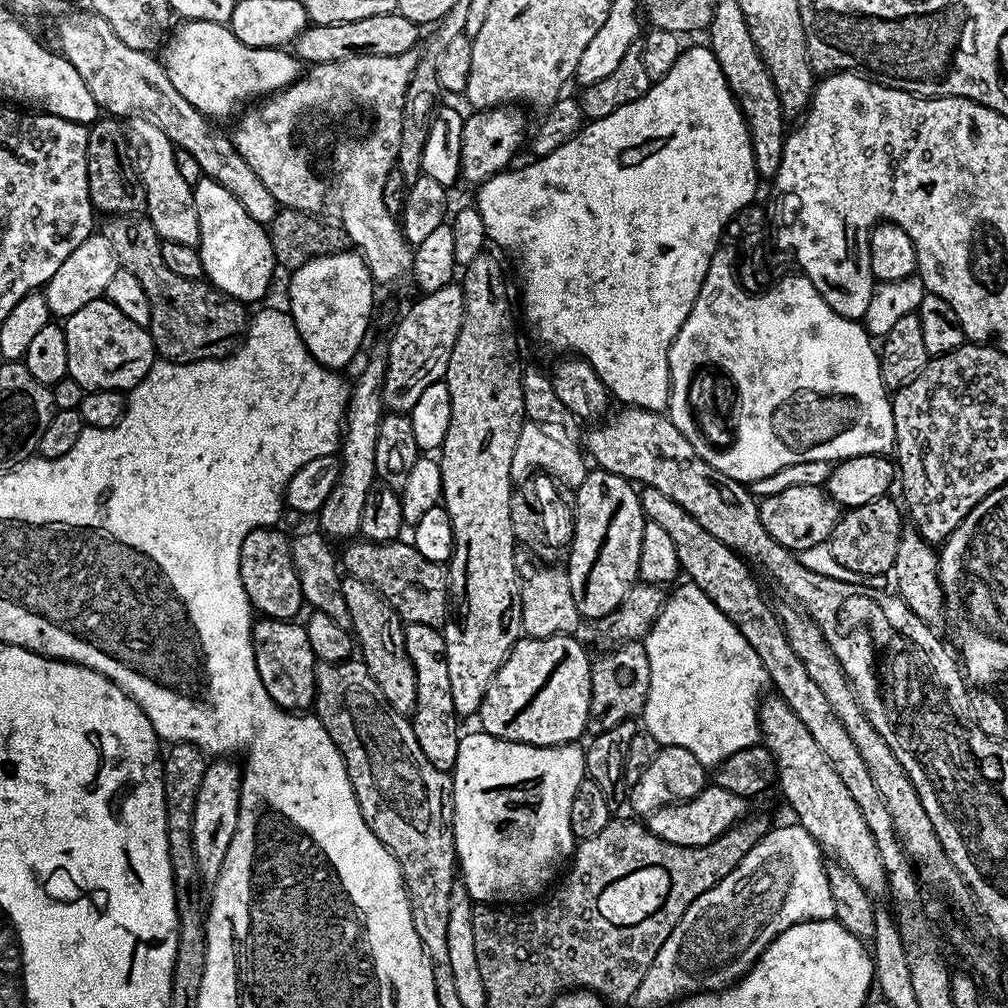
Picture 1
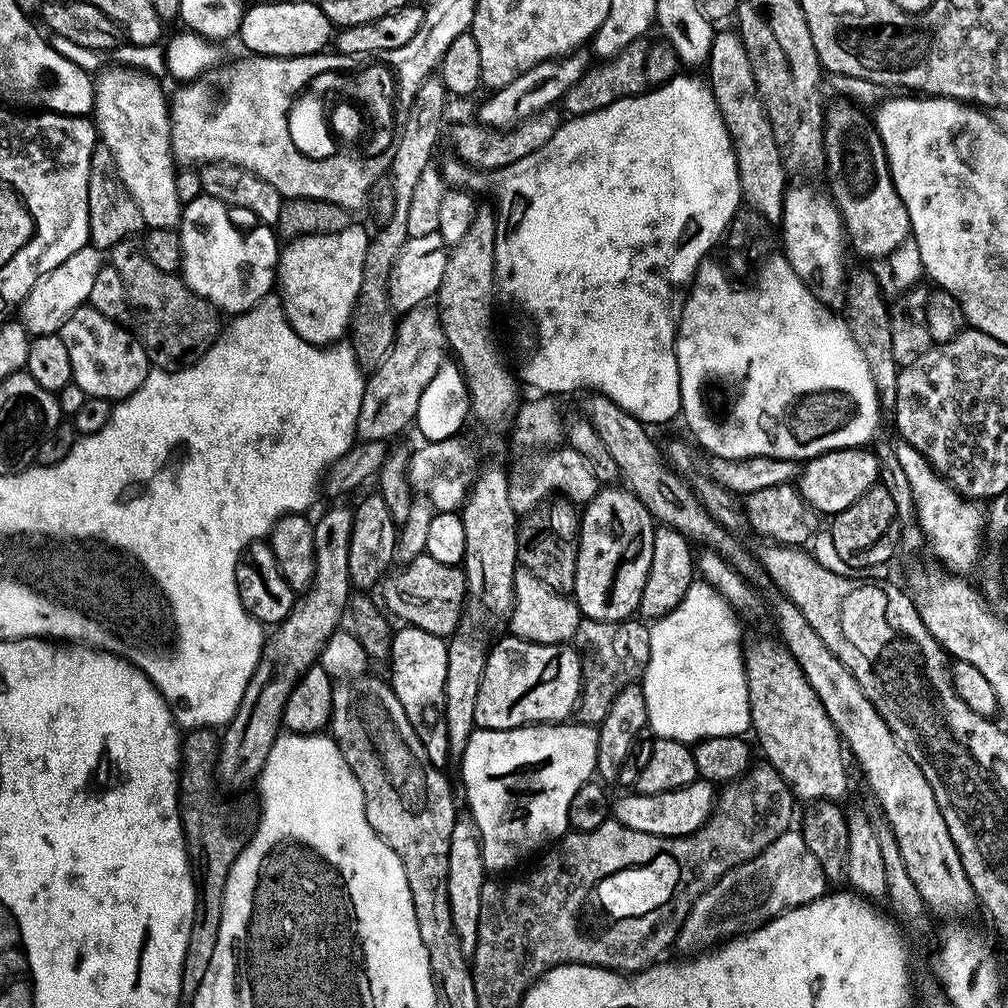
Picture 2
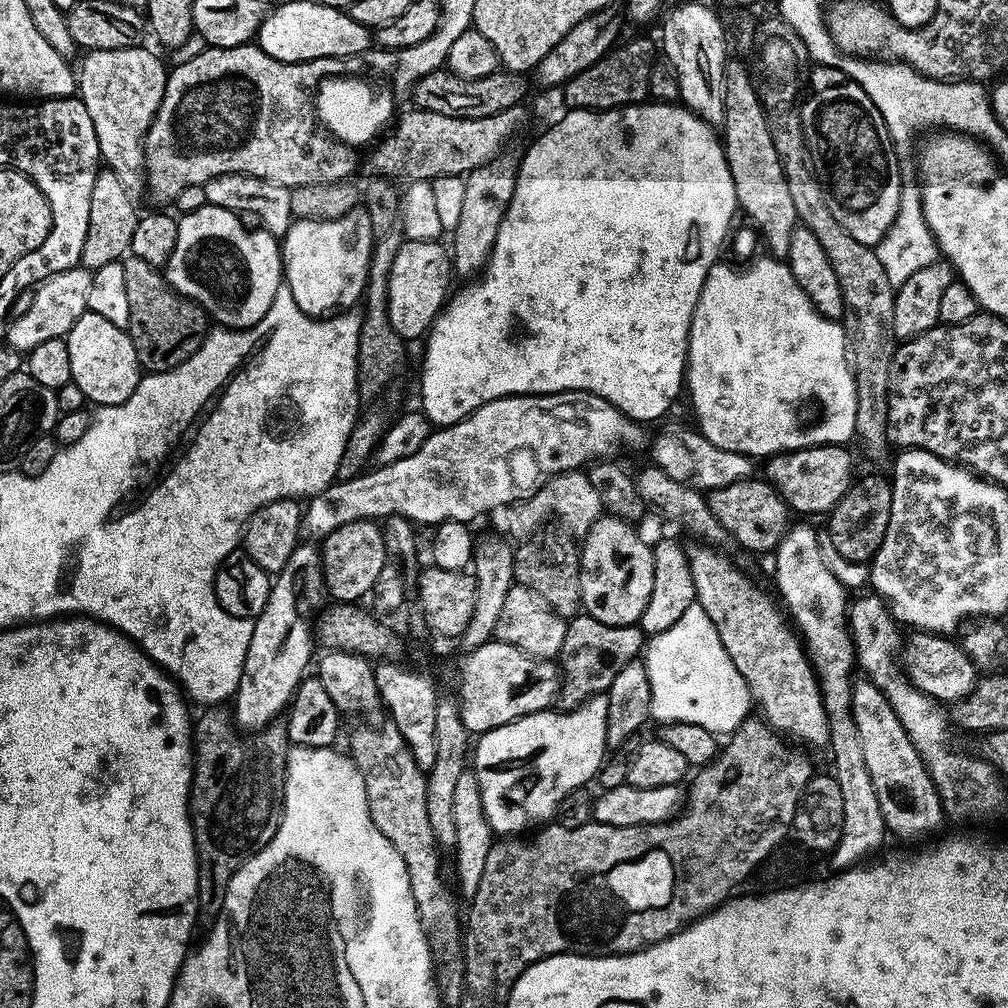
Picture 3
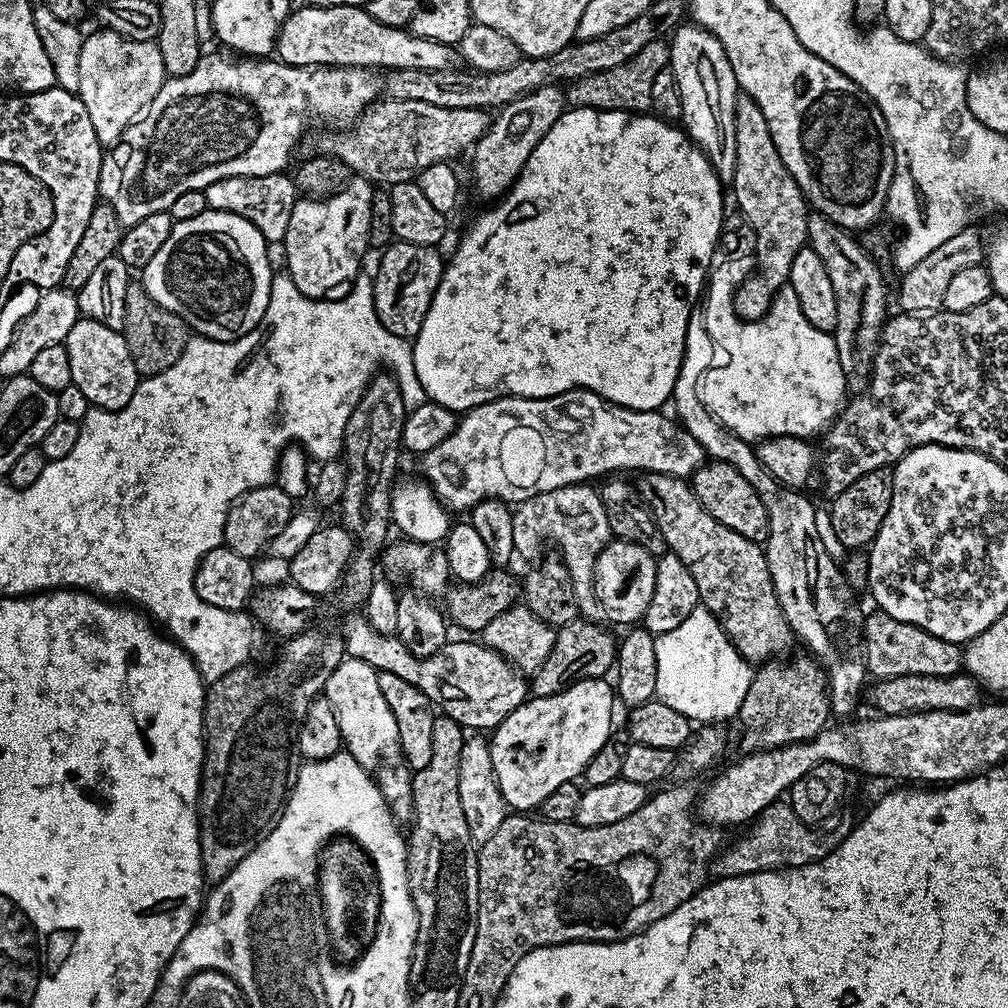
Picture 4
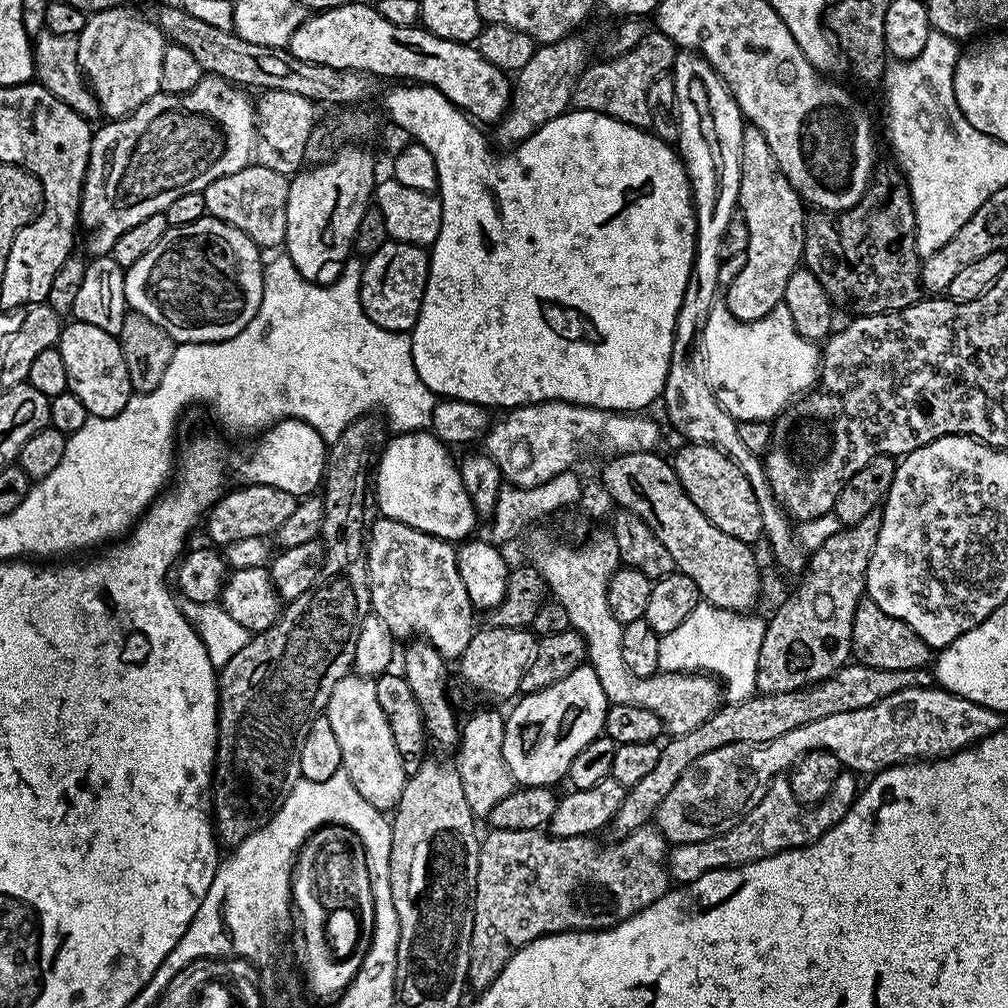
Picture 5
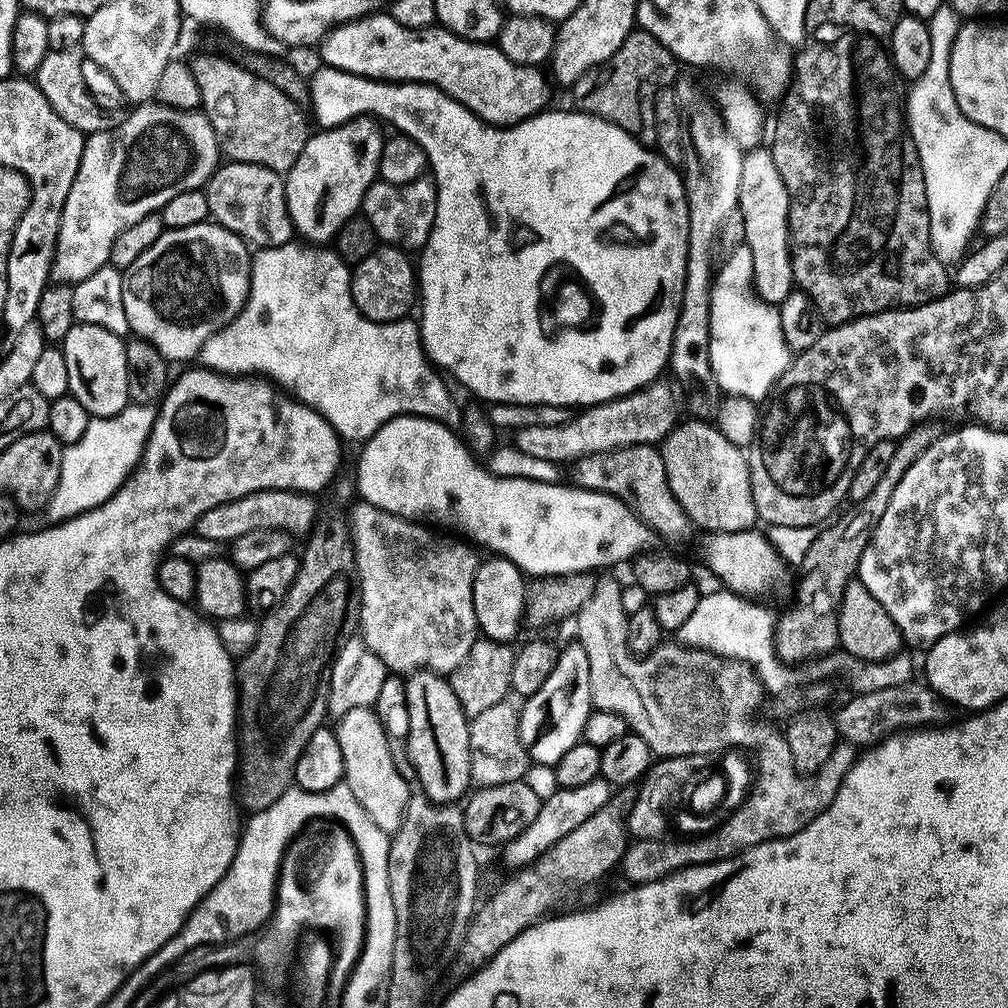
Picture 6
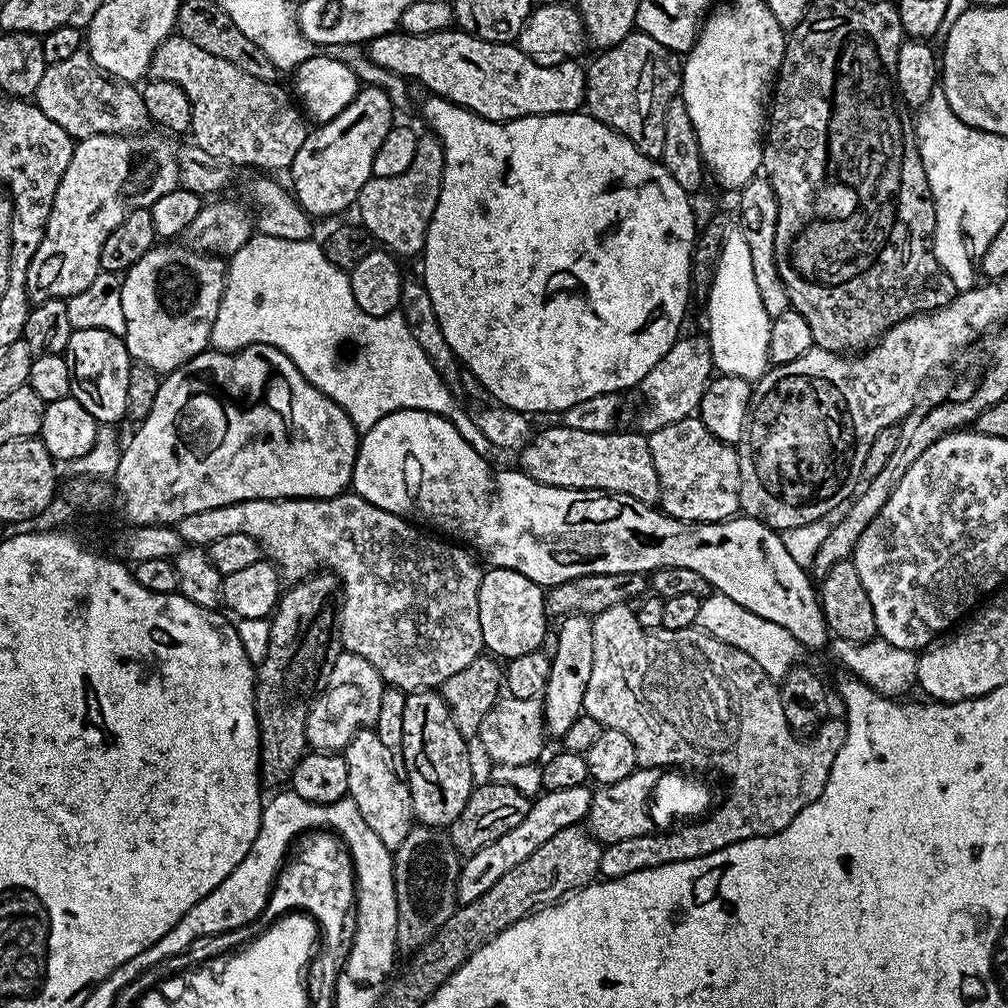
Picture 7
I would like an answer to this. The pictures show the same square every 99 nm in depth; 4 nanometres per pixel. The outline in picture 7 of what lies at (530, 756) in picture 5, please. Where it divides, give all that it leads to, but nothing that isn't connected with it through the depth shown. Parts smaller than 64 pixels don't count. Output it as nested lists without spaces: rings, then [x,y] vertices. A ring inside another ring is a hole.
[[[566,616],[559,621],[560,629],[555,629],[556,652],[551,653],[552,665],[550,666],[550,682],[546,686],[542,703],[544,705],[544,727],[549,737],[563,738],[566,730],[574,726],[574,722],[582,715],[586,682],[590,682],[590,670],[594,670],[594,630],[592,621],[587,616]]]

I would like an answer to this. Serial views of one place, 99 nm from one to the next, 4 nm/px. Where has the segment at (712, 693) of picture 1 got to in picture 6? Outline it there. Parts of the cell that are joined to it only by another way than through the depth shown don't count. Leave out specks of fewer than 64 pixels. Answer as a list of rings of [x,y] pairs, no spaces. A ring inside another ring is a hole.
[[[719,590],[720,592],[712,592],[709,594],[701,595],[700,601],[698,602],[698,606],[694,610],[694,614],[690,614],[690,619],[683,624],[683,626],[680,627],[680,631],[678,633],[678,640],[681,644],[688,645],[689,648],[701,648],[702,650],[706,650],[707,652],[713,652],[714,654],[718,654],[719,656],[728,656],[731,658],[731,660],[740,660],[744,664],[751,664],[755,674],[758,679],[760,679],[761,684],[764,685],[765,689],[769,693],[776,692],[775,694],[783,694],[797,686],[803,685],[805,681],[808,682],[820,682],[823,681],[825,678],[832,678],[828,676],[836,676],[840,672],[840,676],[844,680],[849,680],[850,683],[852,683],[852,692],[859,694],[862,692],[873,692],[874,690],[890,690],[890,686],[902,686],[903,684],[910,684],[913,683],[914,676],[912,676],[912,660],[908,656],[904,656],[905,654],[897,654],[894,656],[891,656],[890,658],[886,658],[885,660],[879,660],[878,662],[870,662],[869,660],[859,660],[858,658],[854,658],[852,655],[850,655],[849,652],[845,652],[843,650],[837,650],[835,652],[831,652],[829,656],[821,656],[819,660],[813,660],[805,665],[803,667],[796,666],[792,667],[789,666],[778,659],[776,656],[776,621],[777,617],[774,615],[772,616],[772,612],[768,608],[763,608],[762,605],[760,605],[760,602],[757,602],[755,599],[752,598],[741,598],[737,593],[735,592],[729,592],[727,590]]]

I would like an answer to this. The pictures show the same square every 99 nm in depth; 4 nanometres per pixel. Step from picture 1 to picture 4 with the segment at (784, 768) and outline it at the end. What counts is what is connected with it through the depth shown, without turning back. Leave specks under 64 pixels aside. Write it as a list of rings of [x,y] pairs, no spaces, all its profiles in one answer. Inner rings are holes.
[[[646,472],[639,477],[639,480],[640,497],[648,503],[648,508],[654,514],[658,530],[664,535],[664,541],[668,544],[668,551],[682,558],[686,570],[690,570],[690,575],[698,585],[700,604],[720,621],[722,630],[728,636],[729,642],[736,647],[740,657],[753,666],[783,657],[785,655],[783,652],[794,644],[794,637],[792,627],[782,614],[782,606],[778,606],[778,594],[770,578],[770,566],[768,559],[764,557],[764,548],[755,544],[750,538],[742,538],[742,534],[722,526],[722,522],[715,520],[704,509],[702,502],[698,502],[687,479]]]

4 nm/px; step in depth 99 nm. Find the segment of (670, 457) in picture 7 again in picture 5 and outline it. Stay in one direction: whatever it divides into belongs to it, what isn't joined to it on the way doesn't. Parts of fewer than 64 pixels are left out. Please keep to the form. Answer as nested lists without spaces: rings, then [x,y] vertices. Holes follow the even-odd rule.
[[[713,444],[683,445],[676,452],[676,460],[671,461],[673,470],[678,474],[678,482],[682,482],[682,490],[690,494],[690,502],[722,530],[722,534],[730,534],[730,538],[738,538],[742,542],[753,545],[764,536],[762,510],[758,506],[758,498],[754,498],[754,490],[735,461]]]

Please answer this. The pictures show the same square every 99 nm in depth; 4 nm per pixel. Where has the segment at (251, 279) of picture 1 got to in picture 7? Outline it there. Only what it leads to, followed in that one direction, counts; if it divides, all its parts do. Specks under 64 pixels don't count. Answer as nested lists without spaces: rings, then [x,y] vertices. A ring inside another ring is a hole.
[[[160,242],[152,247],[134,266],[123,273],[122,314],[126,314],[126,330],[122,337],[128,355],[137,364],[150,366],[150,370],[167,374],[181,368],[209,347],[214,318],[218,318],[218,306],[226,283],[226,264],[215,254],[205,254],[191,246],[179,248],[176,242]]]

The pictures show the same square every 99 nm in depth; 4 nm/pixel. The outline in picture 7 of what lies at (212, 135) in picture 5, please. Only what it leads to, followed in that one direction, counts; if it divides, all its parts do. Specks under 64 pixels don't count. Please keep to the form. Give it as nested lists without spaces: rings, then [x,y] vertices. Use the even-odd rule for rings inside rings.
[[[156,130],[148,131],[122,136],[91,136],[73,147],[70,166],[66,166],[62,182],[58,182],[58,194],[54,194],[54,206],[46,222],[42,246],[38,246],[30,262],[30,270],[26,270],[29,301],[62,300],[86,290],[86,286],[90,286],[90,282],[94,282],[96,275],[102,271],[102,246],[124,220],[126,209],[151,208],[158,198],[162,198],[162,194],[170,194],[170,190],[179,187],[179,147],[168,141],[171,139],[167,135]]]

